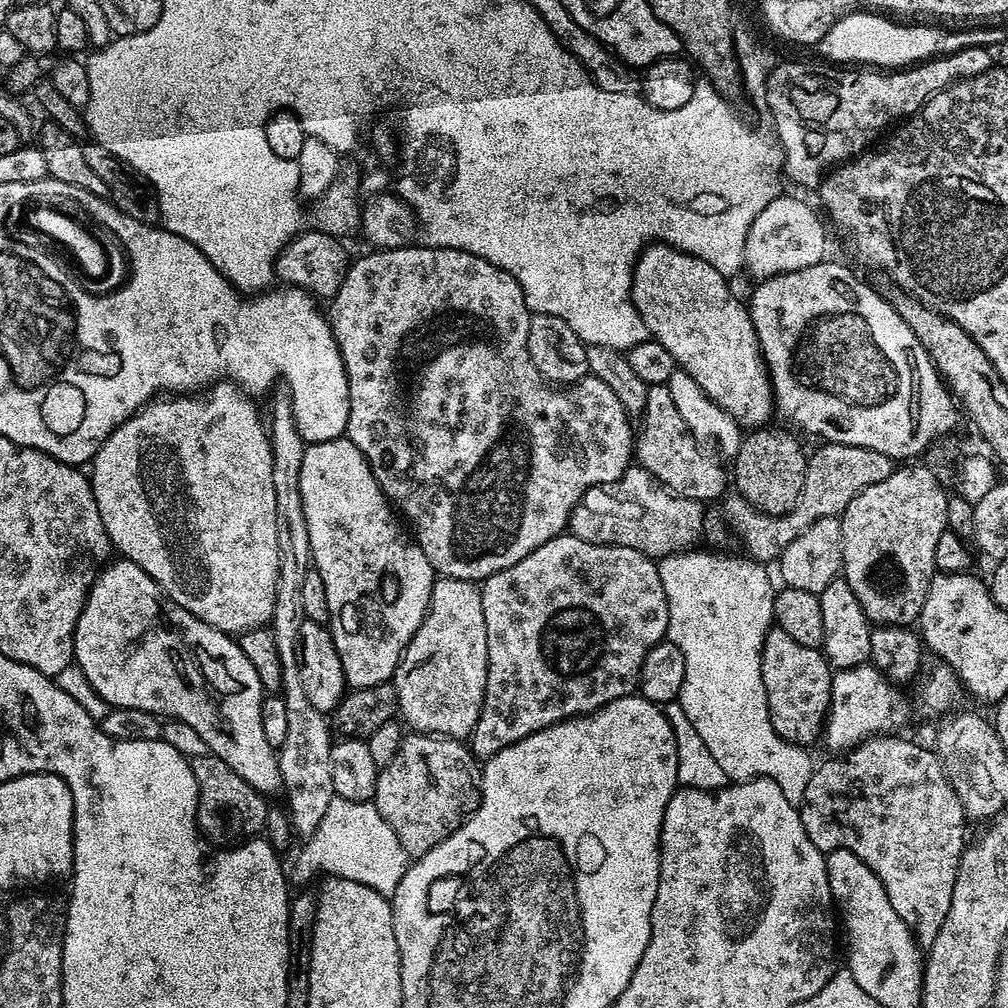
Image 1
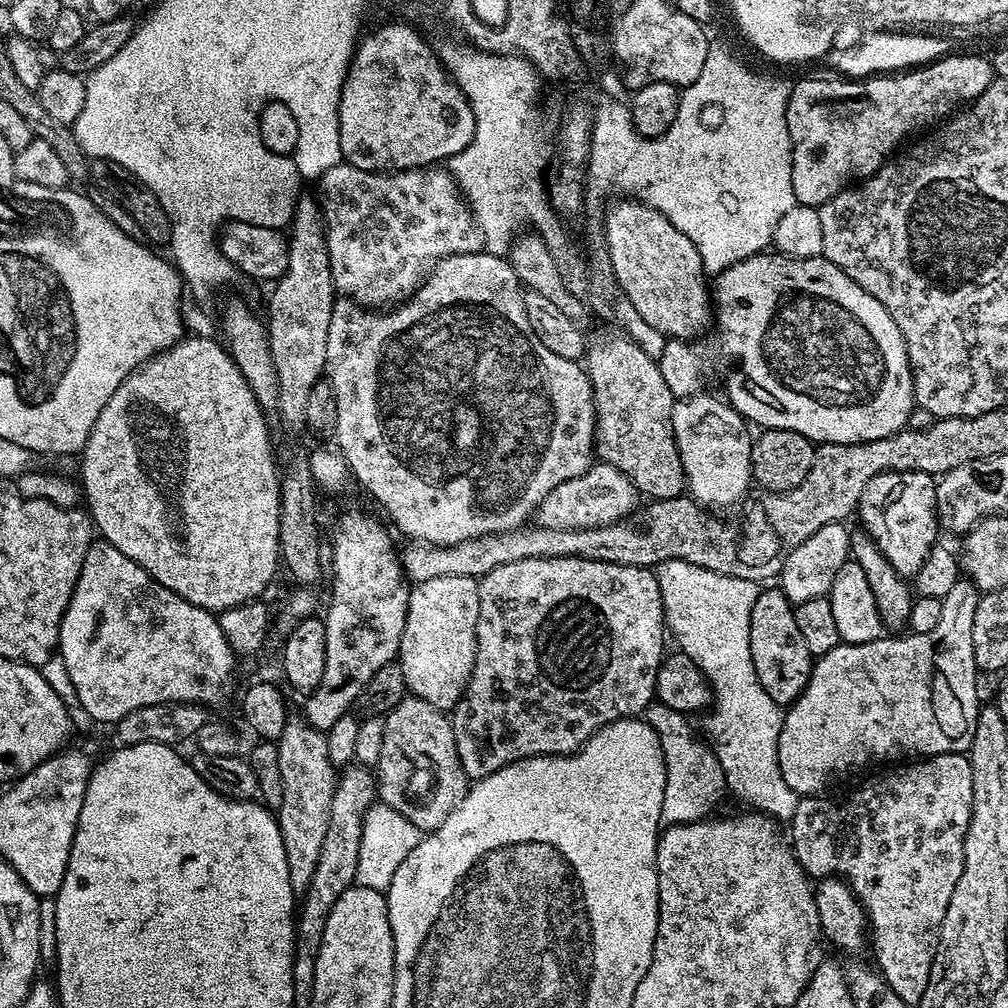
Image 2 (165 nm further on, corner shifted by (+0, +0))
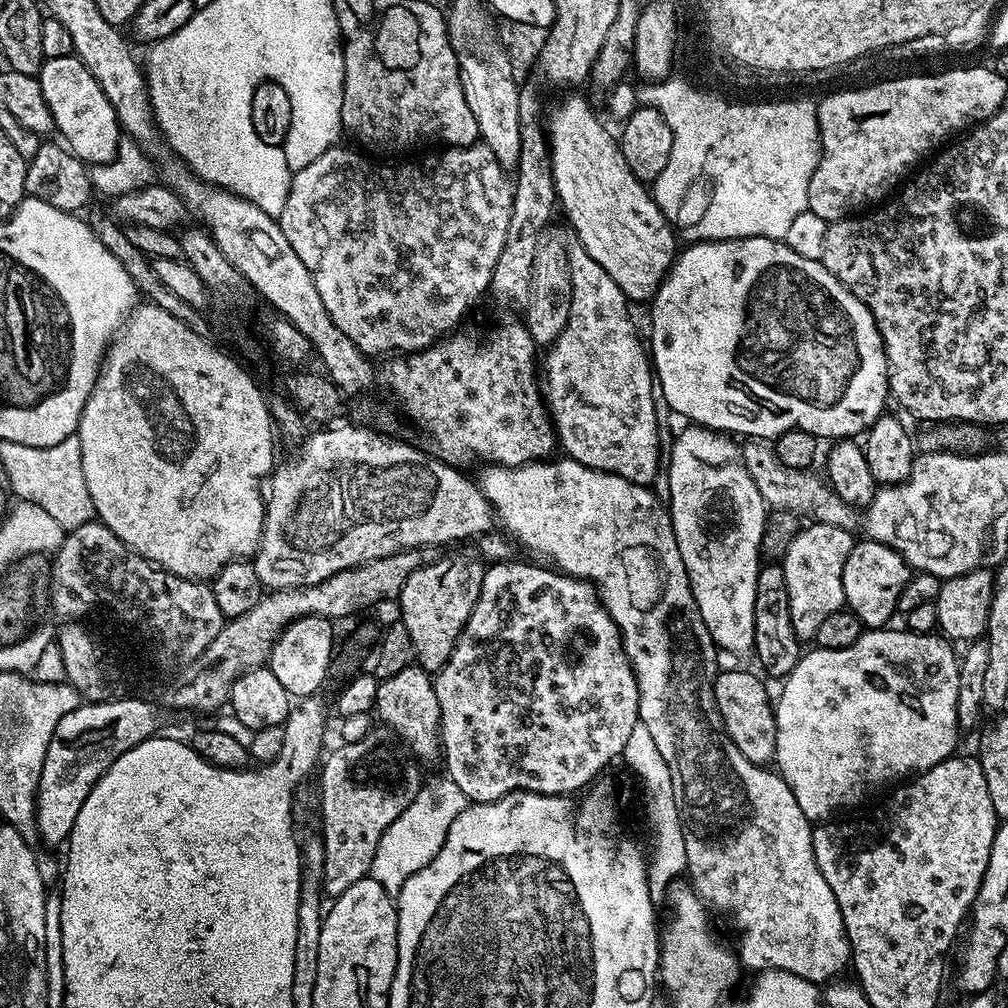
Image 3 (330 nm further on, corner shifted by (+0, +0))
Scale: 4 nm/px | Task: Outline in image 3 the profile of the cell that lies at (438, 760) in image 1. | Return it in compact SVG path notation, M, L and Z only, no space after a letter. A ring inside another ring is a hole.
M413 666L406 670L398 670L398 674L381 680L374 712L389 724L387 727L394 733L395 739L417 761L432 760L435 756L437 759L441 755L438 694L433 677L423 668Z

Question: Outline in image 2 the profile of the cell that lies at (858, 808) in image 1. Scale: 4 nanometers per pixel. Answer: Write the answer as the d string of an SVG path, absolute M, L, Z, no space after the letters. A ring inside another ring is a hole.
M943 752L941 756L929 756L908 762L905 768L892 768L885 776L876 776L869 784L853 790L849 796L828 796L817 794L797 799L796 809L790 821L792 836L790 847L796 854L796 860L812 878L843 878L852 887L852 893L860 899L870 925L870 944L876 947L876 964L890 990L909 1006L919 1005L922 994L926 990L926 982L930 978L930 966L936 953L936 938L940 934L942 918L946 918L946 906L950 906L950 894L954 894L954 886L958 886L958 878L962 878L964 869L964 839L970 826L974 786L972 785L972 767L968 756L959 752Z

